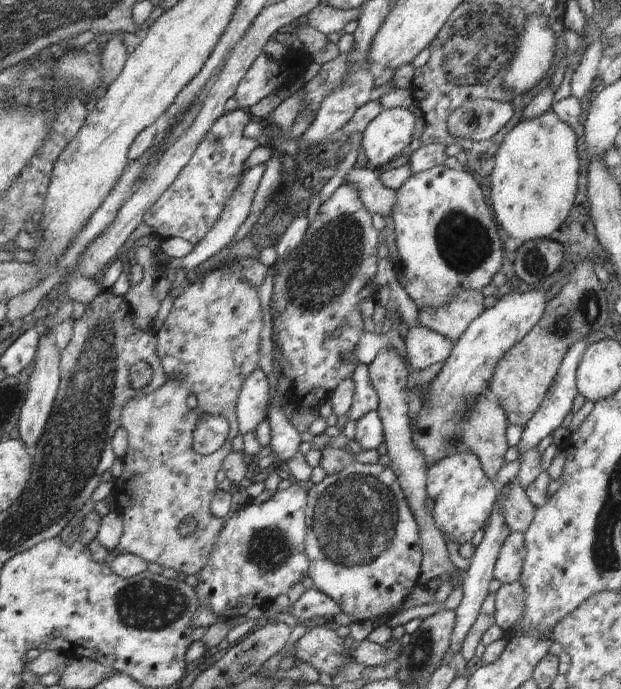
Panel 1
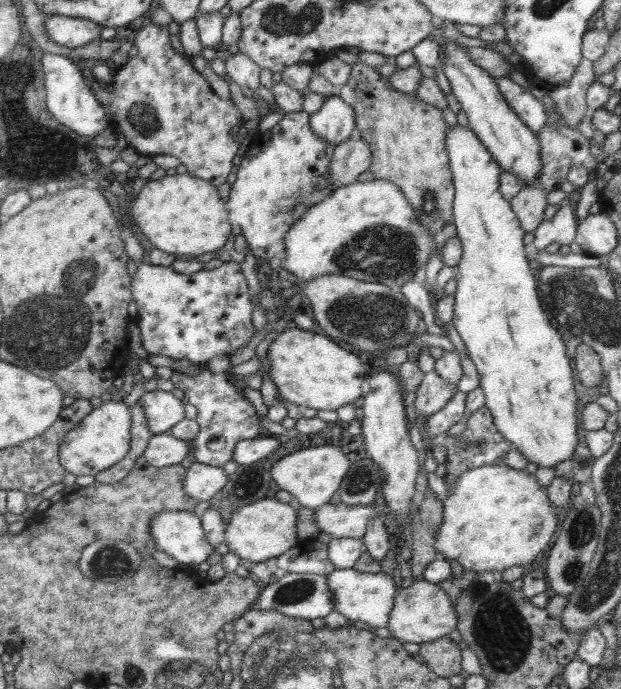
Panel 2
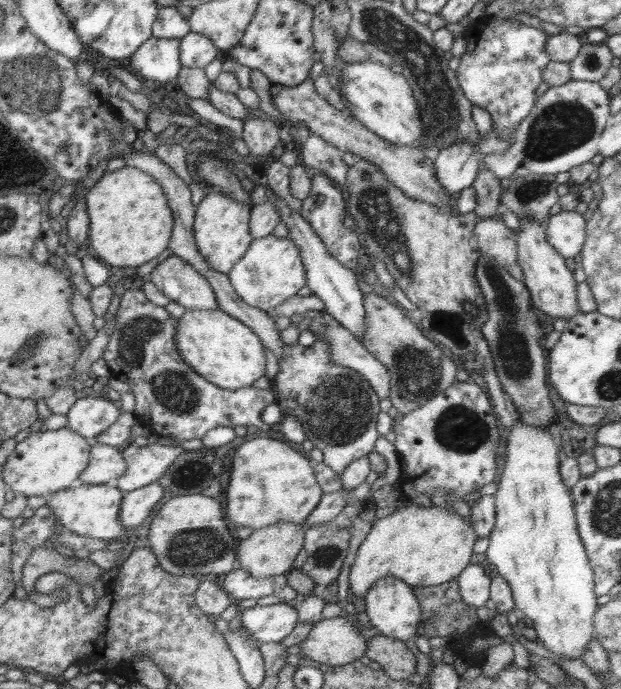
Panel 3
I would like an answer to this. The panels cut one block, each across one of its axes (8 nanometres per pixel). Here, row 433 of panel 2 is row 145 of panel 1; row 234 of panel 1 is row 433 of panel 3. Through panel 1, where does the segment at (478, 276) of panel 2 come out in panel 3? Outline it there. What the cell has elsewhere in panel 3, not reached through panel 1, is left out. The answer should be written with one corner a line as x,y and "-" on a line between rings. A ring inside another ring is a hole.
522,419
515,420
514,429
508,433
507,443
507,455
506,464
502,475
500,476
500,482
497,485
497,491
495,495
495,525
489,534
489,546
485,555
486,565
494,565
498,576
501,576
512,589
512,596
515,602
516,611
522,616
529,618
534,623
534,630
538,635
538,643
548,649
550,652
560,655
560,657
566,657
566,659
582,659
586,647
590,645
590,640
596,636
594,628
595,613
598,611
599,605
596,601
596,593
593,581
593,570
590,564
586,549
582,544
580,533
577,527
576,515
574,512
574,503
572,500
571,489
568,488
559,471
558,459
558,445
553,443
552,435
548,428
536,428
524,423

